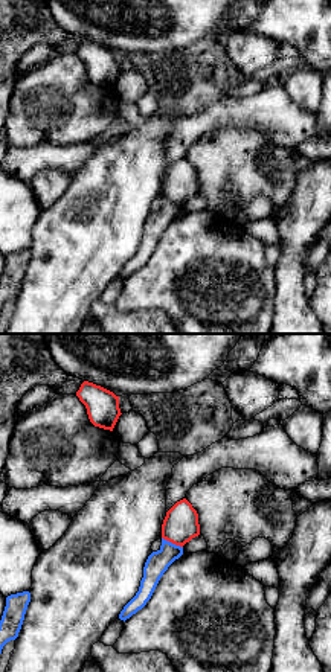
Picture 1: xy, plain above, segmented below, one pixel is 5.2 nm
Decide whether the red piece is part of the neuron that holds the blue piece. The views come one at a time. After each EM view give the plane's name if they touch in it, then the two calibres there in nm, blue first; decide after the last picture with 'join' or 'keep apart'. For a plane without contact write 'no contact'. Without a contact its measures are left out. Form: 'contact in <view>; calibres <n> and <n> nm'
contact in xy; calibres 120 and 190 nm

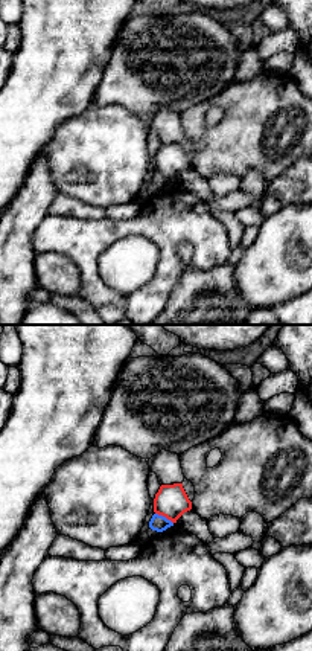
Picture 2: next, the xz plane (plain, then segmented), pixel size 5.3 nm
contact in xz; calibres 90 and 170 nm

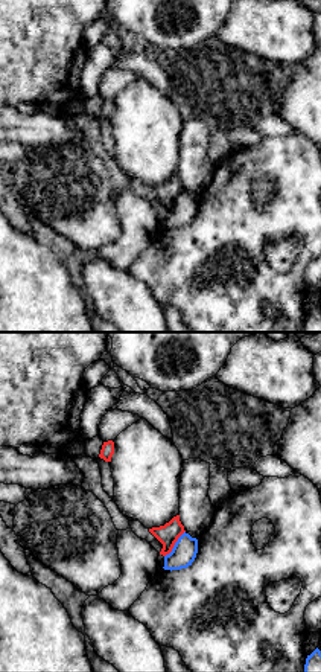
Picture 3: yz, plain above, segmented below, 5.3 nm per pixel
contact in yz; calibres 130 and 110 nm

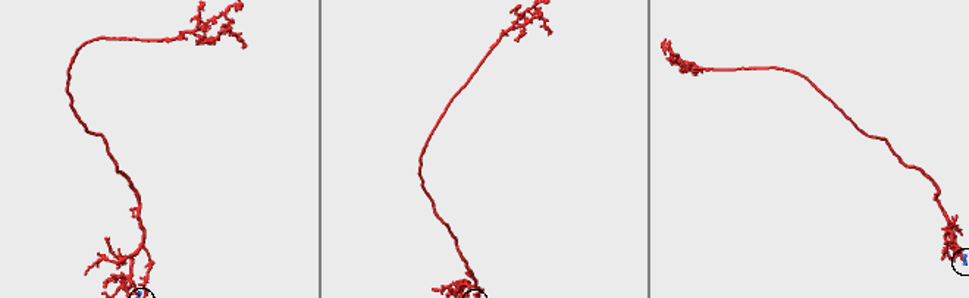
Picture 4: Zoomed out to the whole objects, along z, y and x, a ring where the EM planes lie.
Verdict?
keep apart

